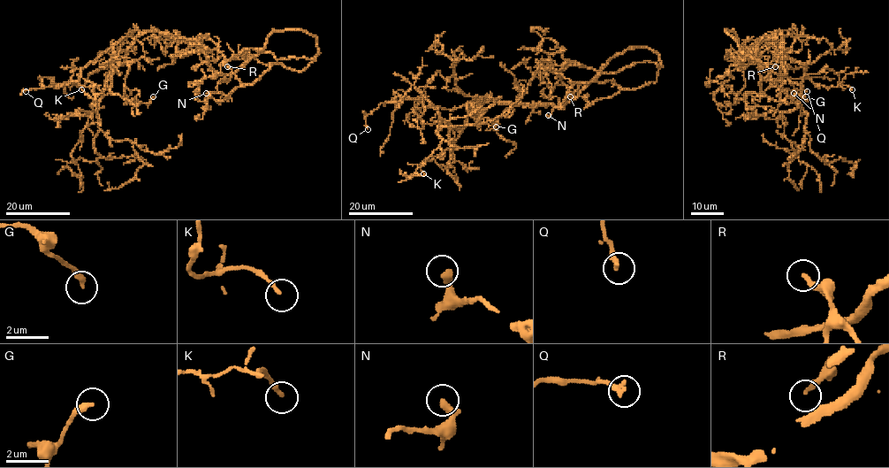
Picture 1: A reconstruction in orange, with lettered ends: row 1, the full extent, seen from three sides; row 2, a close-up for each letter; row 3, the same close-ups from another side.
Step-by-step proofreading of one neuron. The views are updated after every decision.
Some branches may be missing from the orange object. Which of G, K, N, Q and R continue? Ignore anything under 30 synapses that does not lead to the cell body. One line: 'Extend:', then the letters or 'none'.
Extend: N, R

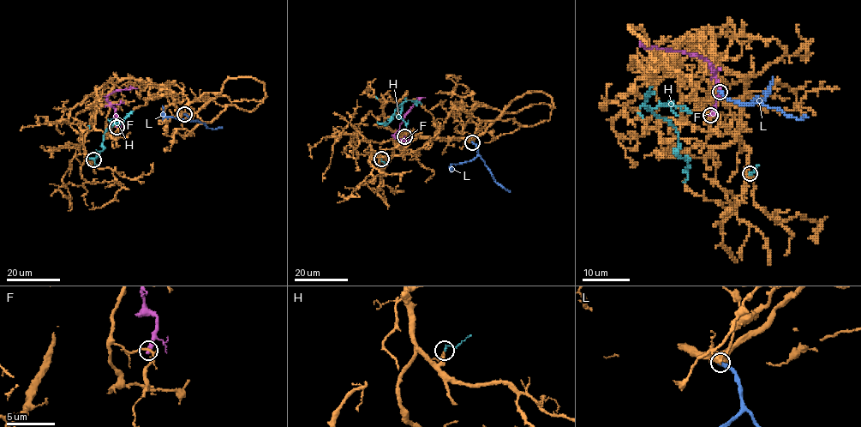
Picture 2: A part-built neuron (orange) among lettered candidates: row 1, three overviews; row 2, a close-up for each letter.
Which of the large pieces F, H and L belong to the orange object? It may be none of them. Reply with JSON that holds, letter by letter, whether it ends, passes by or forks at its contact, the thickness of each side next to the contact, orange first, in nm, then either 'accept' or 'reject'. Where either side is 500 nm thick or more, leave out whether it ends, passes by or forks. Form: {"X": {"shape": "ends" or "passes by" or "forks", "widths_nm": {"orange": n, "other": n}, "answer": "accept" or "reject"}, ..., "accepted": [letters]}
{"F": {"shape": "ends", "widths_nm": {"orange": 180, "other": 400}, "answer": "reject"}, "H": {"shape": "ends", "widths_nm": {"orange": 110, "other": 140}, "answer": "reject"}, "L": {"shape": "ends", "widths_nm": {"orange": 280, "other": 320}, "answer": "accept"}, "accepted": ["L"]}

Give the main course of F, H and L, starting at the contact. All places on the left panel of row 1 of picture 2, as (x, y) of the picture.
F: (116, 126), (118, 117), (107, 96), (116, 91), (137, 87)
H: (92, 159), (102, 150), (104, 135), (114, 123), (112, 120), (120, 123)
L: (184, 114), (190, 120), (203, 123), (207, 127), (222, 128)

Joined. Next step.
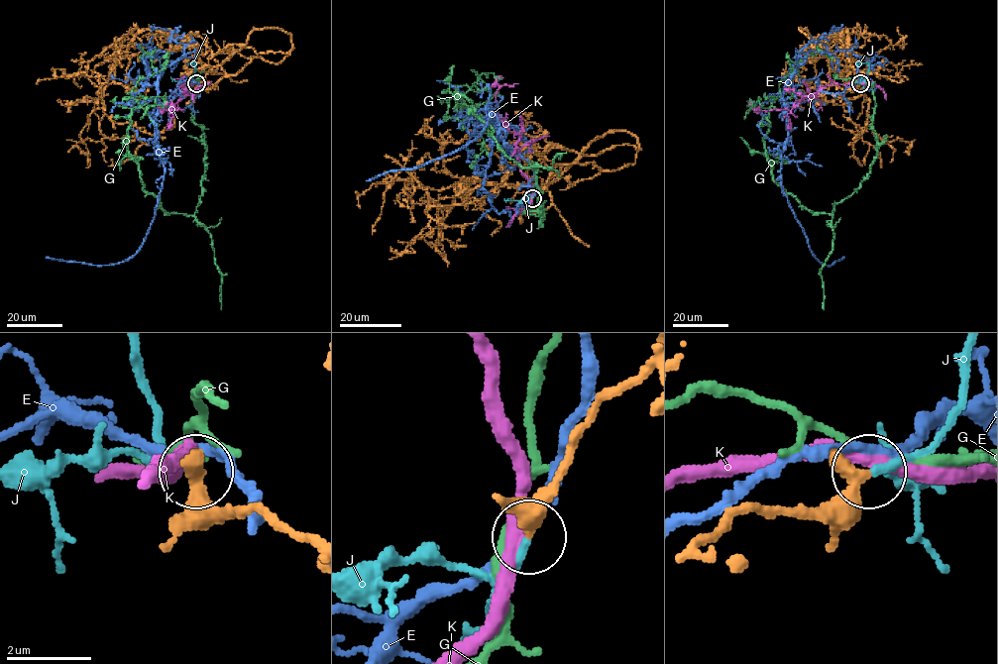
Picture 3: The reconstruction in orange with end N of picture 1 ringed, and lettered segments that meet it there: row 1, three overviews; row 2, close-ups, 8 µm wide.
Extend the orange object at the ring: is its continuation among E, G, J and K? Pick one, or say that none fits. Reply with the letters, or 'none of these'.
J

